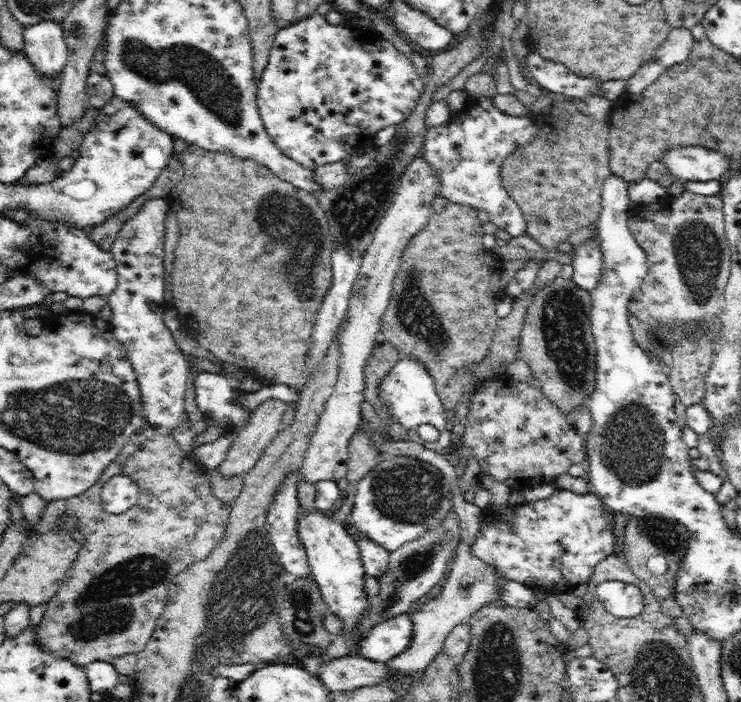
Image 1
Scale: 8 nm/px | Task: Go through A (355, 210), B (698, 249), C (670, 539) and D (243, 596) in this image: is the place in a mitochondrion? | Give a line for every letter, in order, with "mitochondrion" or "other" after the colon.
A: mitochondrion
B: mitochondrion
C: mitochondrion
D: mitochondrion

